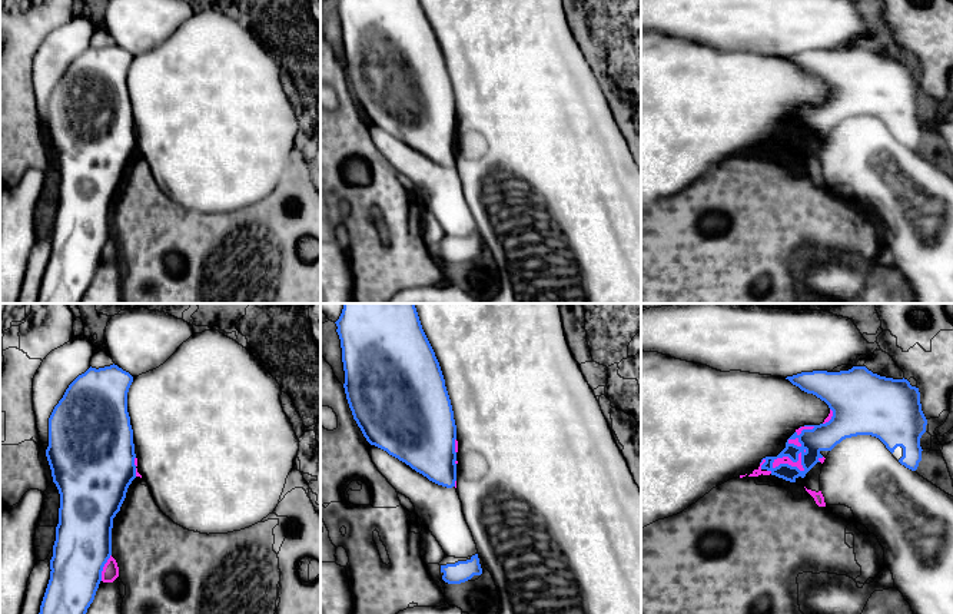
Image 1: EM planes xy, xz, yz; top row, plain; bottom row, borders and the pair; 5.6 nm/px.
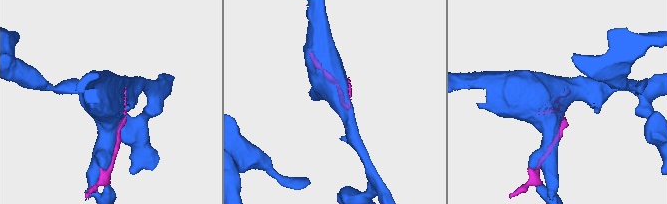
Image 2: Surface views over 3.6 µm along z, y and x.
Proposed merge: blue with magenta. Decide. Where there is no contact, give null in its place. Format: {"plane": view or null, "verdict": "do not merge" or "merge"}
{"plane": "yz", "verdict": "do not merge"}

